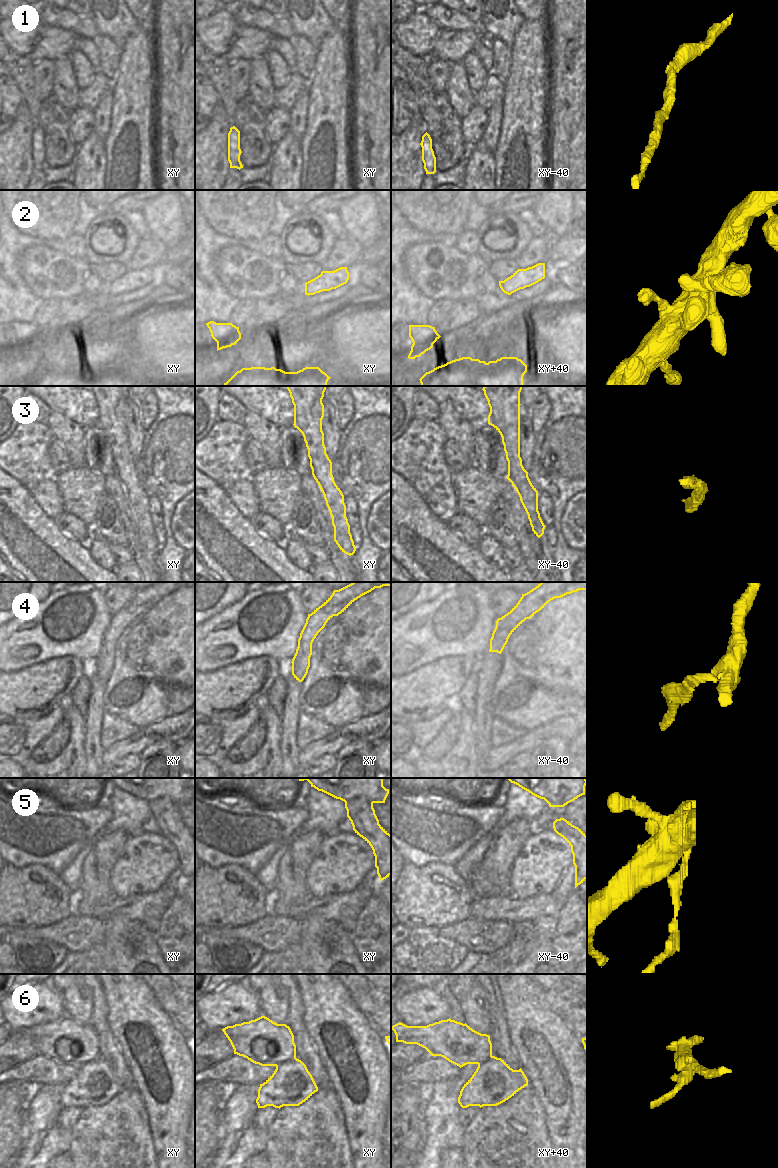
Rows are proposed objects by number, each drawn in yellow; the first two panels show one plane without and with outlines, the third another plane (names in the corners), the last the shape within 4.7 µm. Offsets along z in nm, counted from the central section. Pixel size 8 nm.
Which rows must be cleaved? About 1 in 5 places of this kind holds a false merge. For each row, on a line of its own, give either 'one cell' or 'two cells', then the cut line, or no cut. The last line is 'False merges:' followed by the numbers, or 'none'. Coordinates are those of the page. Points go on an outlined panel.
1: one cell; cut none
2: one cell; cut none
3: one cell; cut none
4: one cell; cut none
5: two cells; cut xy (370, 800), (364, 797), (361, 798), (361, 816), (351, 821)
6: two cells; cut xy (295, 1057), (276, 1066)
False merges: 5, 6

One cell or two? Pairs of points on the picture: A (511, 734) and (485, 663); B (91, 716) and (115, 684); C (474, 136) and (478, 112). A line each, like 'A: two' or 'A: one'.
A: two
B: two
C: one

